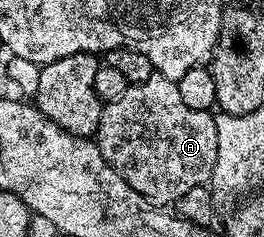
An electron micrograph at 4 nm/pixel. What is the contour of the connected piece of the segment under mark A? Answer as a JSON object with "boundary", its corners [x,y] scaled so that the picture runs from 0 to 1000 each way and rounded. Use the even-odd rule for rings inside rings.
{"boundary":[[[598,308],[542,350],[542,376],[527,376],[527,350],[519,384],[485,363],[424,435],[394,447],[367,599],[375,641],[424,713],[508,806],[591,865],[659,865],[716,797],[773,785],[822,679],[814,485],[799,468],[716,460],[716,443],[686,426],[674,346]],[[595,392],[640,392],[640,418],[610,418],[640,435],[587,435]]]}

